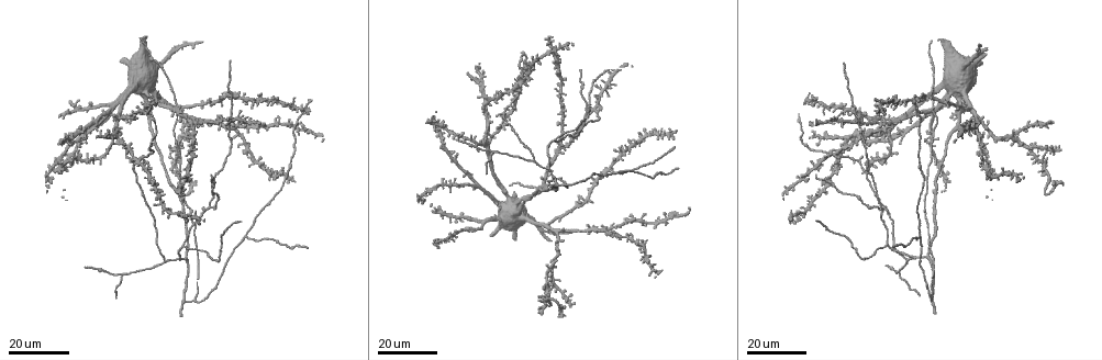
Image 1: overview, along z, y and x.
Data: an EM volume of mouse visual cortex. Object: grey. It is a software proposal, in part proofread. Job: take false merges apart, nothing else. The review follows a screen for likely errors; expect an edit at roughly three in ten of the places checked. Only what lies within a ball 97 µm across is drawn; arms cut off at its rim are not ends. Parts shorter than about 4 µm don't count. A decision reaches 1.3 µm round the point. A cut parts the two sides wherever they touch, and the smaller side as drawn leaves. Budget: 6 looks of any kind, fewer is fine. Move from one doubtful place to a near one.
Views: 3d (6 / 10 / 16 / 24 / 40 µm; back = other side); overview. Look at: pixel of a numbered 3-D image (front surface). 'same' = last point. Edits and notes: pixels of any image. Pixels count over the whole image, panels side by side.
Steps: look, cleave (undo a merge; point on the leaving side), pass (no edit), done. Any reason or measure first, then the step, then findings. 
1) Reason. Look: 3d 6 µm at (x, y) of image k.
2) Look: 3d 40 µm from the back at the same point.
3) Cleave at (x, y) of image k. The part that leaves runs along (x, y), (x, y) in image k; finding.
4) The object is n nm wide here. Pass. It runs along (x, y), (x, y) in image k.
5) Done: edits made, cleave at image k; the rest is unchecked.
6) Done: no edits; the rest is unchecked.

Three arms meet. Look: 3d 16 µm at (184, 246) of image 1.

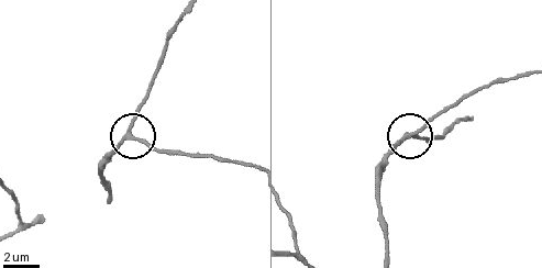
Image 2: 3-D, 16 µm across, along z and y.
Look: 3d 6 µm at (405, 136) of image 2.

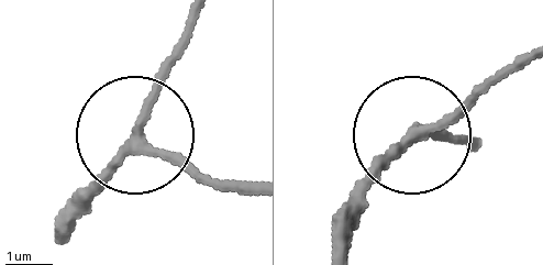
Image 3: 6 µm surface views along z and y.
The side arm is 36 µm long; 3 arms meet here. Pass. All the same neuron.

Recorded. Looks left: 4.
Three-way junction. Look: 3d 24 µm at (193, 302) of image 1.

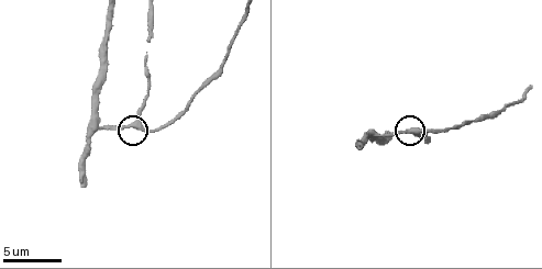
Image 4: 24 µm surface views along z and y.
Look: 3d 10 µm at (138, 123) of image 4.

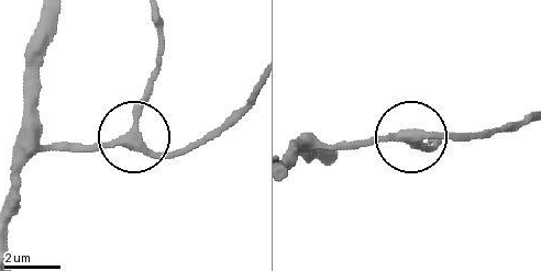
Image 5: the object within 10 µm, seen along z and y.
The object is 280 nm wide here. Pass. It runs along (54, 18), (40, 131), (54, 145), (124, 143), (161, 48) in image 5; all the same neuron.

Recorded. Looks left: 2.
Look: 3d 24 µm at (245, 236) of image 1.

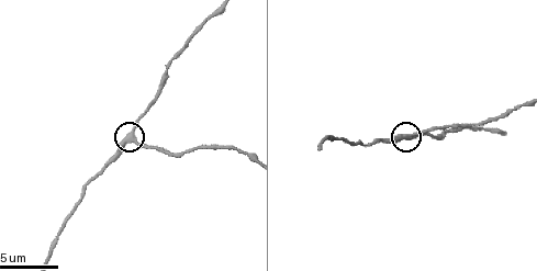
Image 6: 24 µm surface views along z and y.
Look: 3d 6 µm at (131, 138) of image 6.

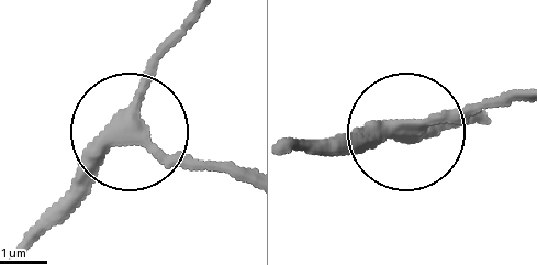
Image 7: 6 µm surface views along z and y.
3 arms meet here. Pass. It runs along (18, 249), (129, 134), (246, 177) in image 7; one neuron here.

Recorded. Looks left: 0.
Done: no edits; the rest is unchecked.

